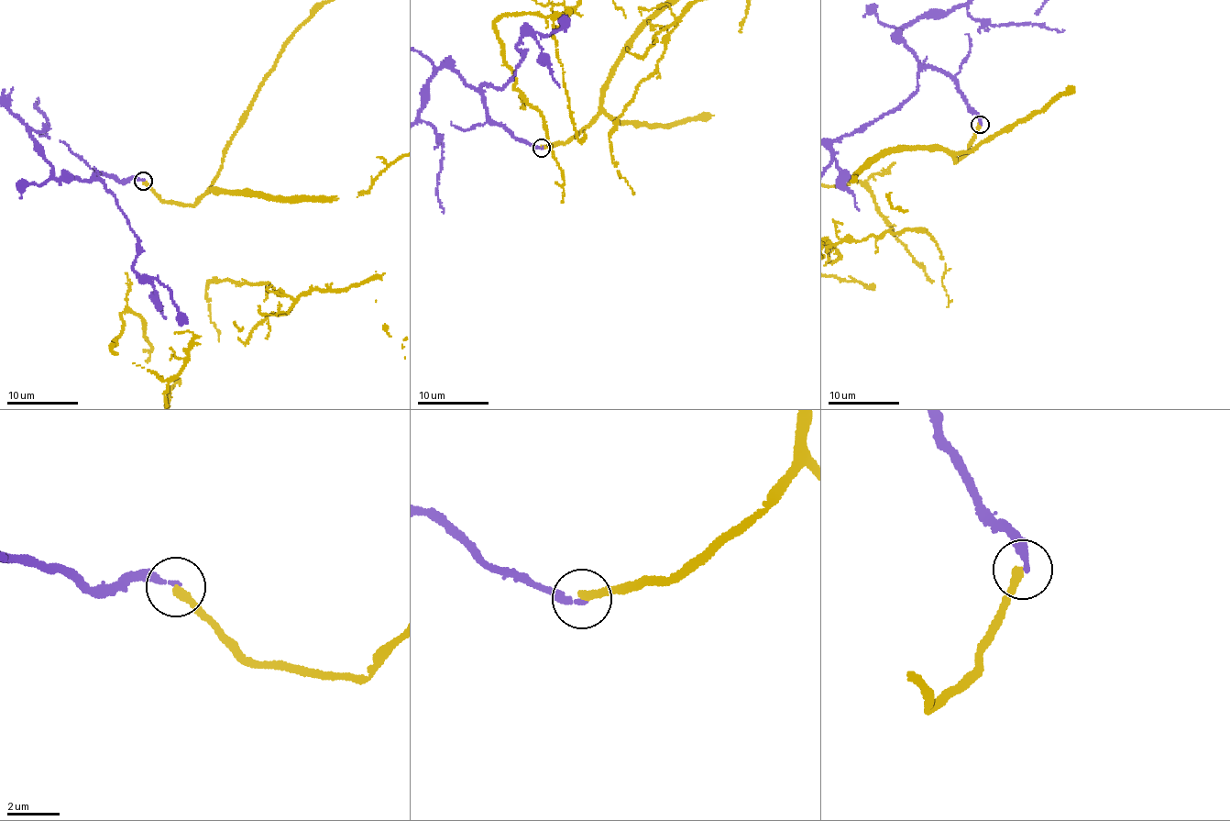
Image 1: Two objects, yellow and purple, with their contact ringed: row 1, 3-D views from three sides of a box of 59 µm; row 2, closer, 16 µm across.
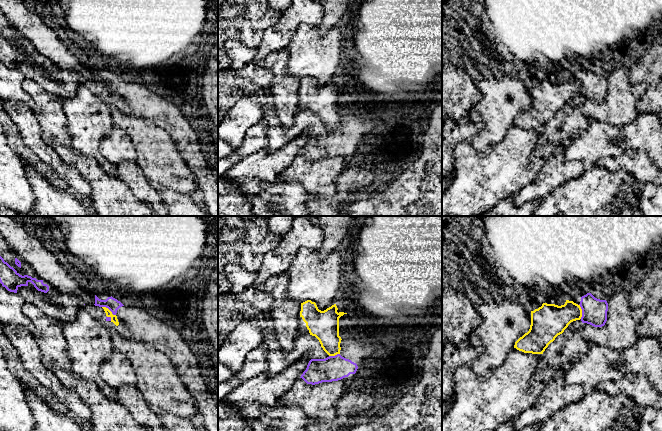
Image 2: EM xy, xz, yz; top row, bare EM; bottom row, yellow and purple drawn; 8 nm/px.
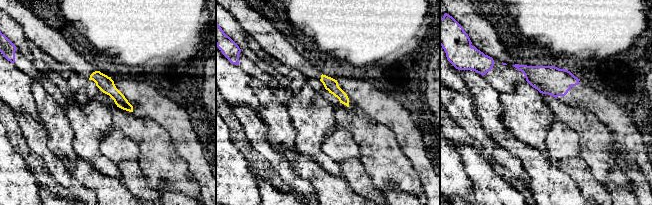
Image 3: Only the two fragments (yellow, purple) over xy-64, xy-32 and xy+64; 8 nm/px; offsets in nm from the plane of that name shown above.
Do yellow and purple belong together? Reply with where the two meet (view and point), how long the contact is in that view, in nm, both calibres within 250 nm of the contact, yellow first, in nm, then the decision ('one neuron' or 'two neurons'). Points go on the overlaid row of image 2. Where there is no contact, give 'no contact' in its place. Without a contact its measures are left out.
meets yellow in xy at (109, 310); contact 130 nm long; 50 nm thick on the yellow side, 100 nm on the other; two neurons

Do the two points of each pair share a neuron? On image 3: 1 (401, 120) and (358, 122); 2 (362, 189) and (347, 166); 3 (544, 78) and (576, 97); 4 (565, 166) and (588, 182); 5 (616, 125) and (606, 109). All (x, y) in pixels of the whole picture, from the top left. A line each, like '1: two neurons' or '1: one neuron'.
1: two neurons
2: one neuron
3: one neuron
4: one neuron
5: one neuron

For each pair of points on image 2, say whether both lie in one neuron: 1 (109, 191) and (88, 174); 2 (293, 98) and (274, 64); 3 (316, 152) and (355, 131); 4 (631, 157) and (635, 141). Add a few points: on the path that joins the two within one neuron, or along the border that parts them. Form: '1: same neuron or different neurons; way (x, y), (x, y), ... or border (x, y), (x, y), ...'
1: same neuron; way (104, 186), (93, 175)
2: same neuron; way (287, 90), (281, 82), (280, 72)
3: same neuron; way (326, 145), (343, 144), (346, 141)
4: different neurons; border (626, 147), (644, 150), (651, 158)

